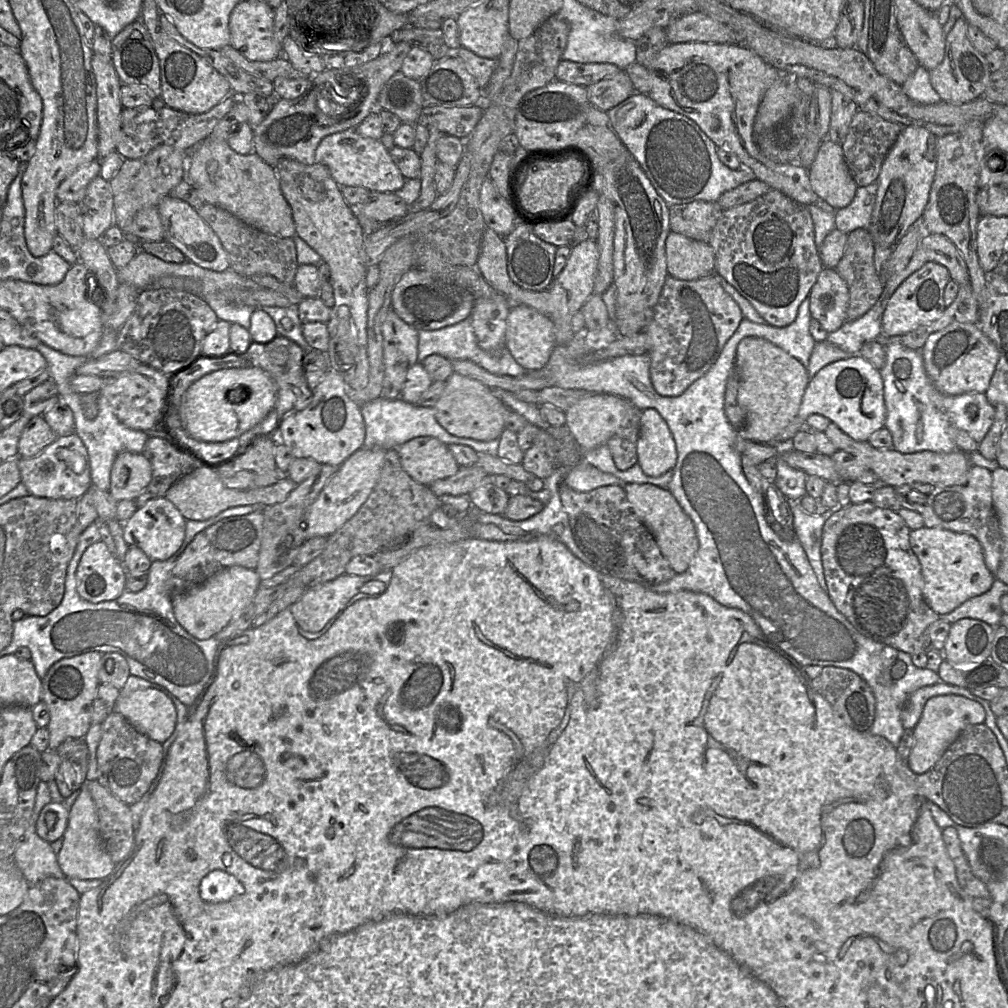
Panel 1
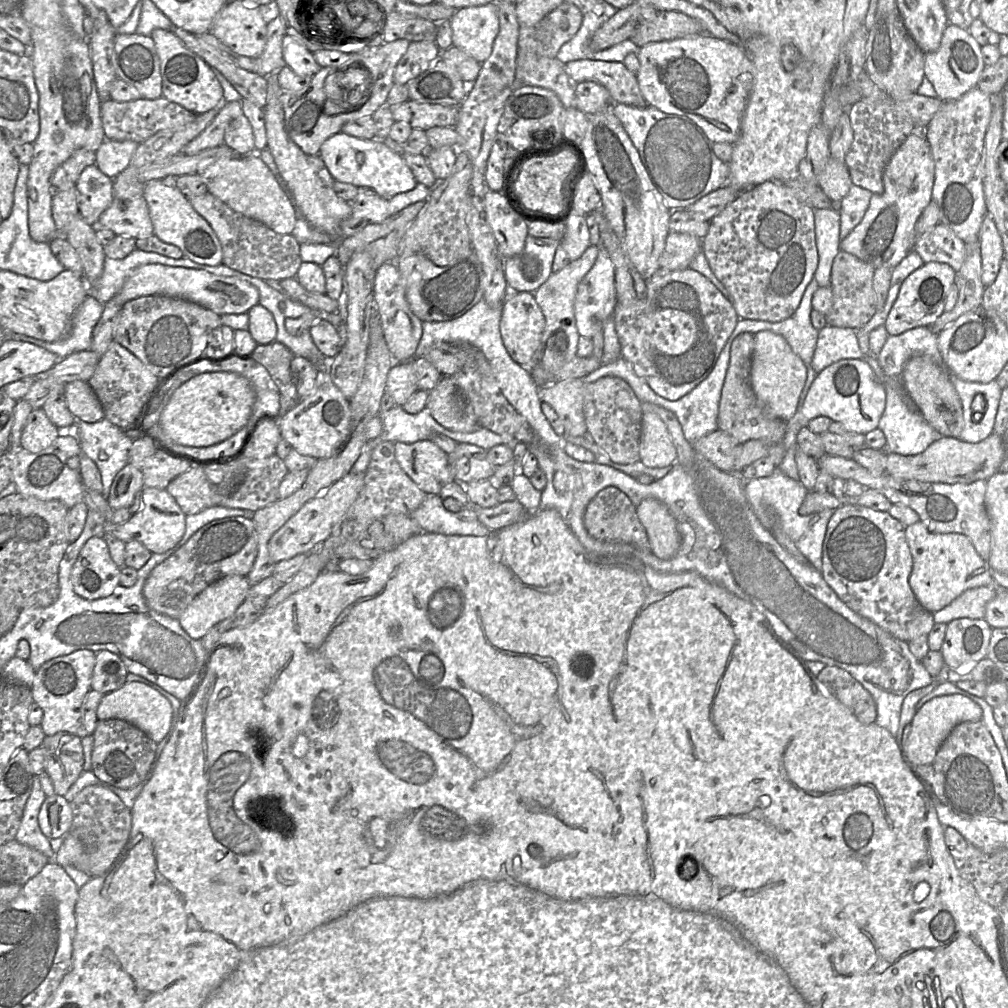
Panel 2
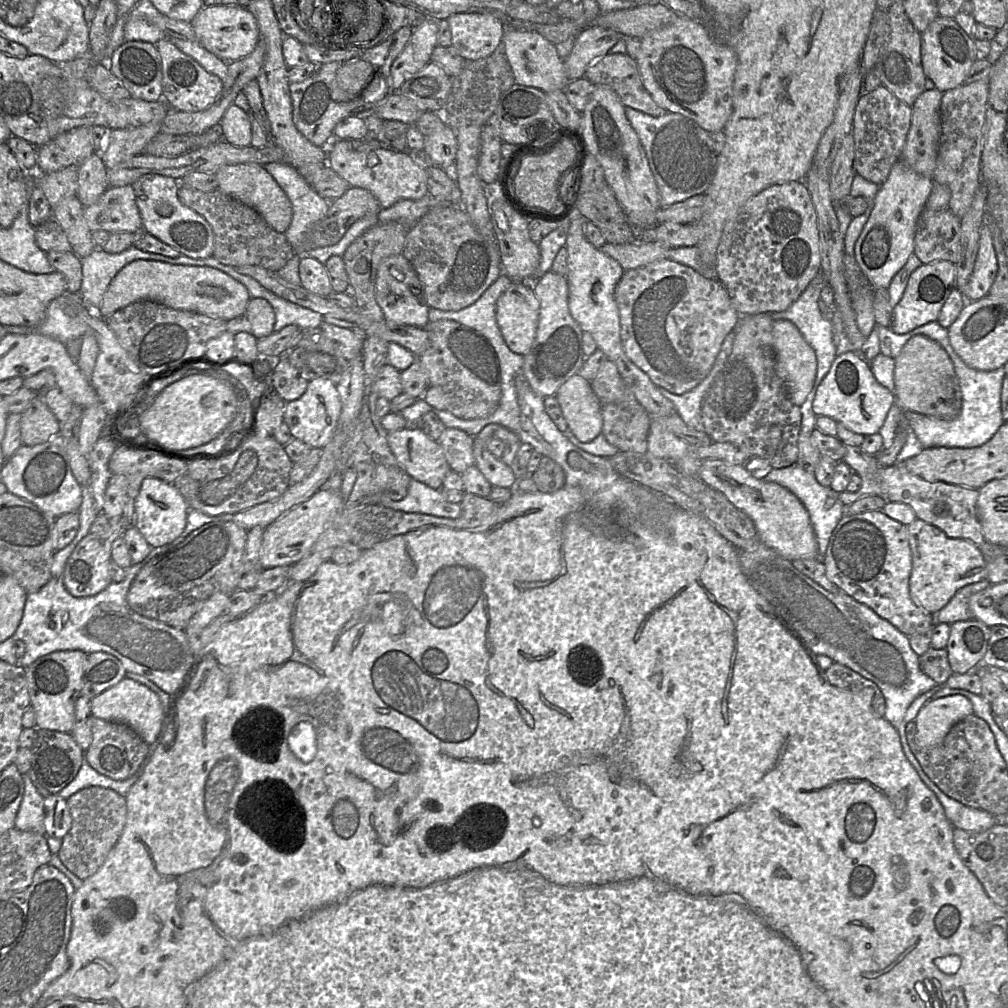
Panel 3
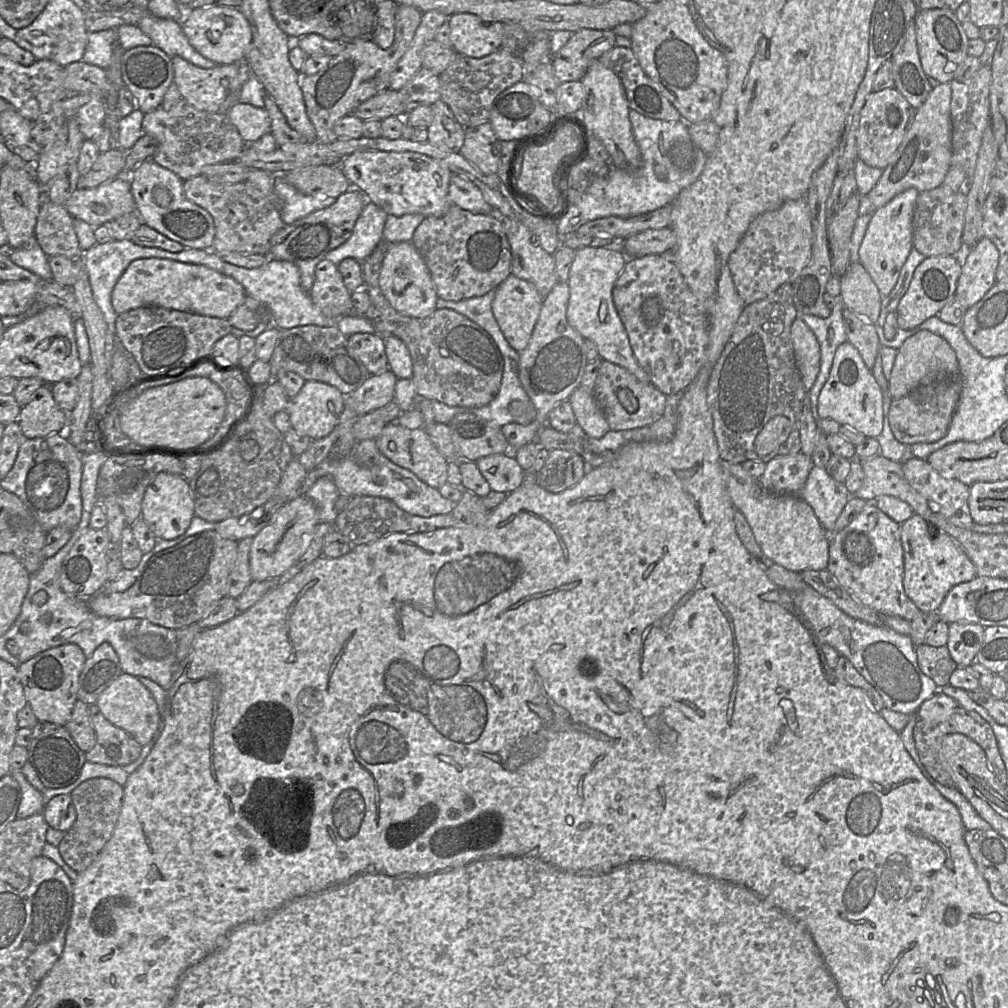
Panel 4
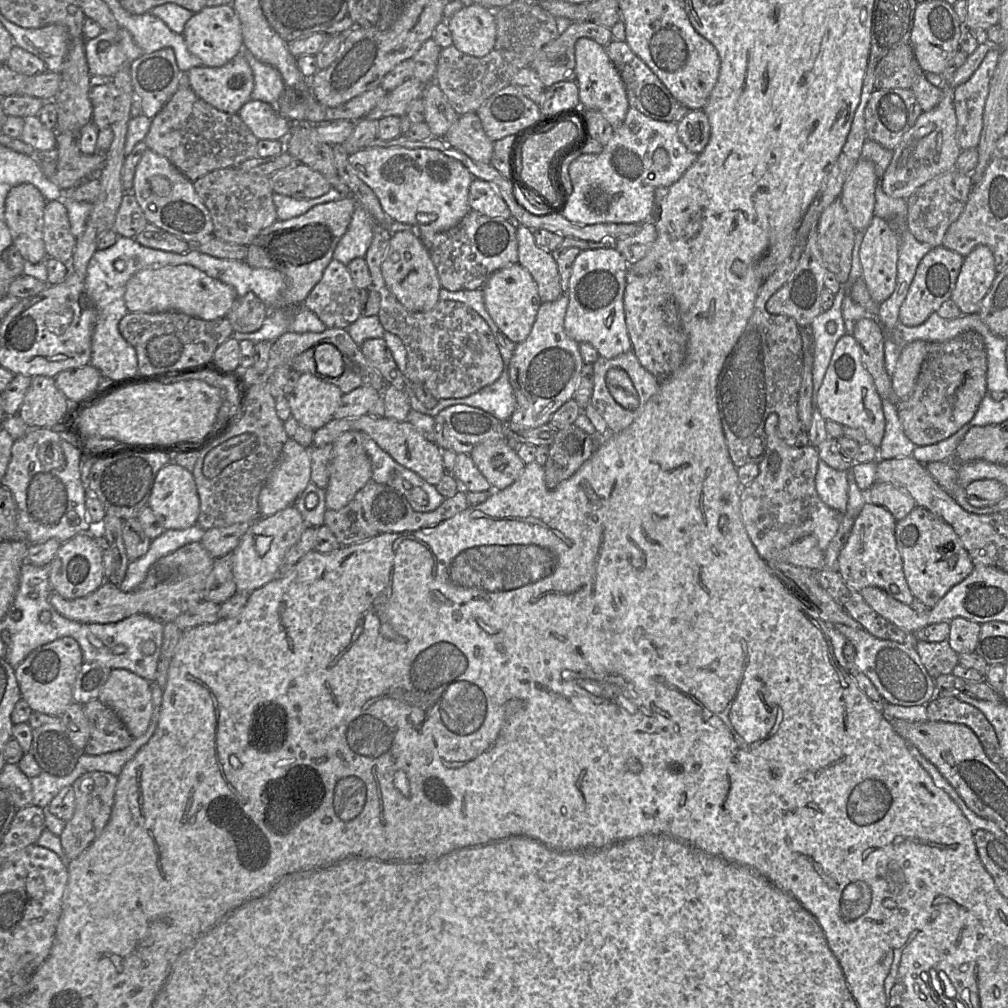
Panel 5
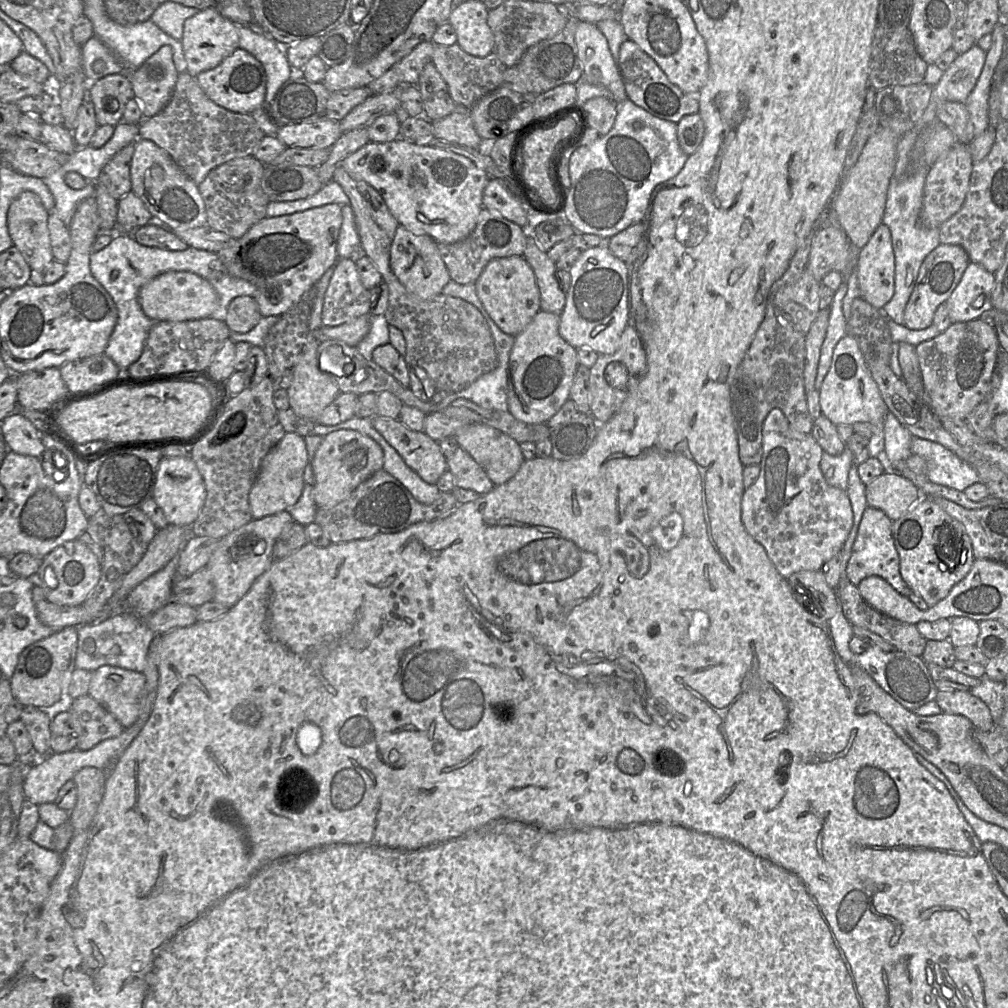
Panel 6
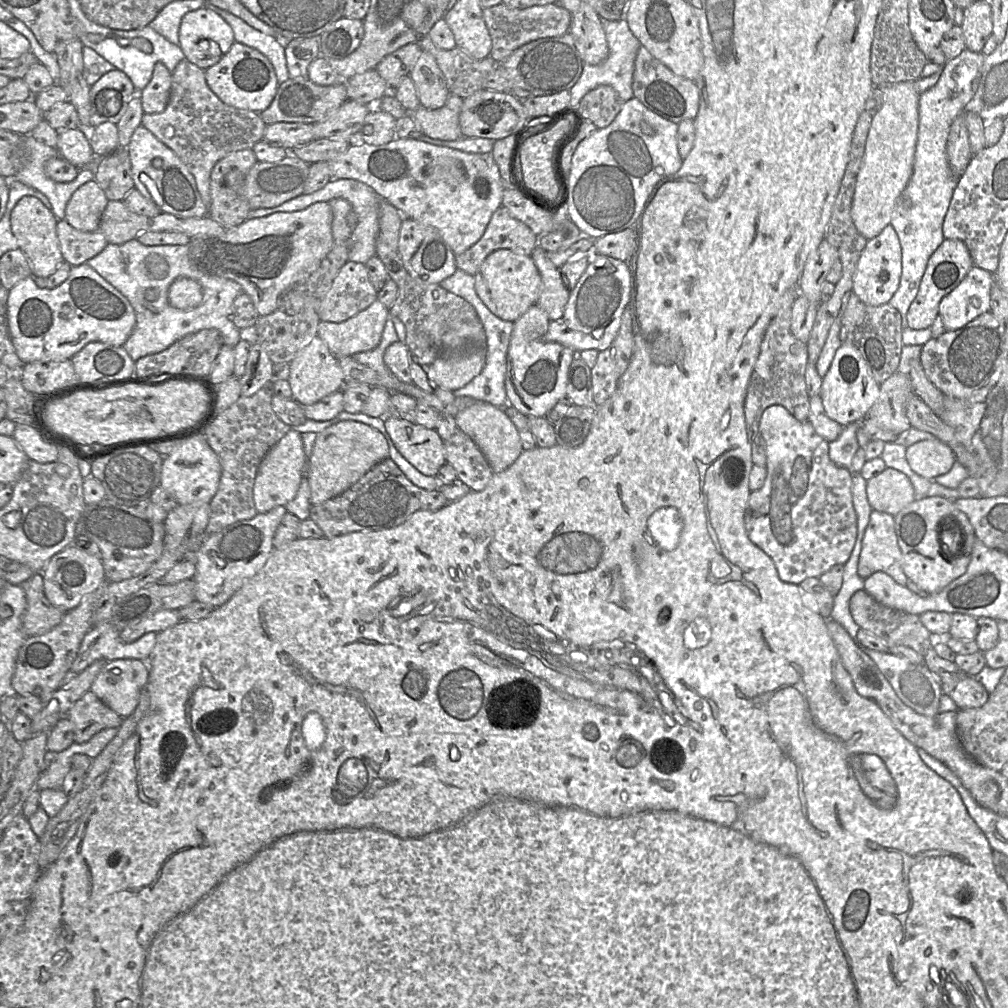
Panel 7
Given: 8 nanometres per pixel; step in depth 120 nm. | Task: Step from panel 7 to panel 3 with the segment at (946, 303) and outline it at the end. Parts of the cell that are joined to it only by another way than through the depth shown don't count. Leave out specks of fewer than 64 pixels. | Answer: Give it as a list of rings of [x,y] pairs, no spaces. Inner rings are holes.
[[[983,225],[974,269],[967,286],[964,288],[966,300],[973,302],[987,296],[997,272],[998,262],[992,233],[987,225]]]

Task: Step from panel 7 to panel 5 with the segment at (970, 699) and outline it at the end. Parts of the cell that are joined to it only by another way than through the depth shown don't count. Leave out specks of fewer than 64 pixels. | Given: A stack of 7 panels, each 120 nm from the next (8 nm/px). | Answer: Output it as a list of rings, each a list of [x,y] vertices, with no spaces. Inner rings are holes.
[[[935,696],[926,708],[929,721],[960,723],[968,726],[978,737],[988,758],[994,764],[1003,767],[995,730],[979,709],[958,700],[955,696]]]

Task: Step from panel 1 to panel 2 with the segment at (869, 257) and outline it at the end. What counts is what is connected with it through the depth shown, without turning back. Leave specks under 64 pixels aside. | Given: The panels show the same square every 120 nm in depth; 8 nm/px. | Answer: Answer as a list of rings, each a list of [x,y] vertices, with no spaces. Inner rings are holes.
[[[840,250],[834,258],[831,271],[833,306],[825,316],[829,326],[858,330],[867,324],[877,312],[873,289],[875,267],[848,252]]]

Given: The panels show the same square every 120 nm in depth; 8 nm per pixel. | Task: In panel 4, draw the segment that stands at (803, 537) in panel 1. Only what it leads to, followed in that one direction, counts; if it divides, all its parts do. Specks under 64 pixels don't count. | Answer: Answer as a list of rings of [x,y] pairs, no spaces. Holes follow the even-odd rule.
[[[813,466],[800,498],[814,511],[822,528],[833,533],[835,523],[852,495],[845,484],[834,480],[826,468]]]

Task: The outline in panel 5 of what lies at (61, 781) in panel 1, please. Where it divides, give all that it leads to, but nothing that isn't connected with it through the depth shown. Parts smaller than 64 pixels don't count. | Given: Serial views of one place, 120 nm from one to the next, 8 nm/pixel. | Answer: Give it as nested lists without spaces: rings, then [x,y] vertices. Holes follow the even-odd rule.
[[[33,711],[28,724],[33,735],[30,753],[42,771],[55,776],[72,772],[84,750],[73,745],[60,718]]]

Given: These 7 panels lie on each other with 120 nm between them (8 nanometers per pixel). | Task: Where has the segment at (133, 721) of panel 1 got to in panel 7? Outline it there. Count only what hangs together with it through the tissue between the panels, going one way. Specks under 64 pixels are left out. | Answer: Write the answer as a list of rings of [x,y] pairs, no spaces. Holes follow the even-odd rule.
[[[117,659],[105,664],[94,679],[90,691],[120,717],[125,718],[136,708],[148,679],[149,667],[146,662]]]

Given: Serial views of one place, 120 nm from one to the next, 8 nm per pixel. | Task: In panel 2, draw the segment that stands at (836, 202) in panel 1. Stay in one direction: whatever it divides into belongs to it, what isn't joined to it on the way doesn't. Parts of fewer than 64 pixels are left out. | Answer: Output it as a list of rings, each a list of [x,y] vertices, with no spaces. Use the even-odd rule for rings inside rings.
[[[829,158],[817,185],[831,201],[841,201],[848,194],[852,180],[845,162]]]

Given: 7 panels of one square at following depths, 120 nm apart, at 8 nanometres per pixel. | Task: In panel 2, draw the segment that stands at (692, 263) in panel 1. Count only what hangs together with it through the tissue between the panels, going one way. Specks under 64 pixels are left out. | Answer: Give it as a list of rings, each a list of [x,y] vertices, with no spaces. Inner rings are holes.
[[[669,232],[659,258],[659,266],[670,271],[687,269],[701,250],[702,240],[694,235]]]

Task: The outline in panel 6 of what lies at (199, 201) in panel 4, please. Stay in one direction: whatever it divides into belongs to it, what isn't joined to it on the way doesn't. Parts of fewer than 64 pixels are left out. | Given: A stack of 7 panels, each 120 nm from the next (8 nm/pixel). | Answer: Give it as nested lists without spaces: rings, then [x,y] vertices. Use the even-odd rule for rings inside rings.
[[[253,155],[232,159],[211,170],[198,184],[204,201],[207,225],[234,239],[241,238],[253,225],[266,216],[269,198],[264,193],[261,180],[264,164]]]

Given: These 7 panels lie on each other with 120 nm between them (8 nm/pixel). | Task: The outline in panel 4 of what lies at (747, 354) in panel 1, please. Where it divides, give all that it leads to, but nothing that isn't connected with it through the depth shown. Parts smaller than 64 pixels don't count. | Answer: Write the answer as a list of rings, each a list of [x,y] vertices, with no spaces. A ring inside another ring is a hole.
[[[797,317],[791,326],[791,341],[804,390],[809,394],[820,370],[820,346],[811,329]]]

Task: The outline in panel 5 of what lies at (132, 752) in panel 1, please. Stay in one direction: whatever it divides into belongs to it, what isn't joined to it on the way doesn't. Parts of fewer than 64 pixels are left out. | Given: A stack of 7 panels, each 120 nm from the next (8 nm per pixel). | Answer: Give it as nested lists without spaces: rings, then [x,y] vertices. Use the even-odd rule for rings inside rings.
[[[99,699],[84,704],[90,723],[90,738],[84,748],[88,755],[101,755],[125,749],[133,740],[118,715]]]

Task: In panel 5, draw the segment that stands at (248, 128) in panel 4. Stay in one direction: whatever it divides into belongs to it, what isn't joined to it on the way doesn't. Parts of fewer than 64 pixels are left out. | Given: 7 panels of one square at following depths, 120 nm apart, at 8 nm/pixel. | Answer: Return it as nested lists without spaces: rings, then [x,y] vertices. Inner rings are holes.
[[[249,100],[237,115],[258,140],[285,141],[291,129],[291,122],[279,115],[270,104]]]

